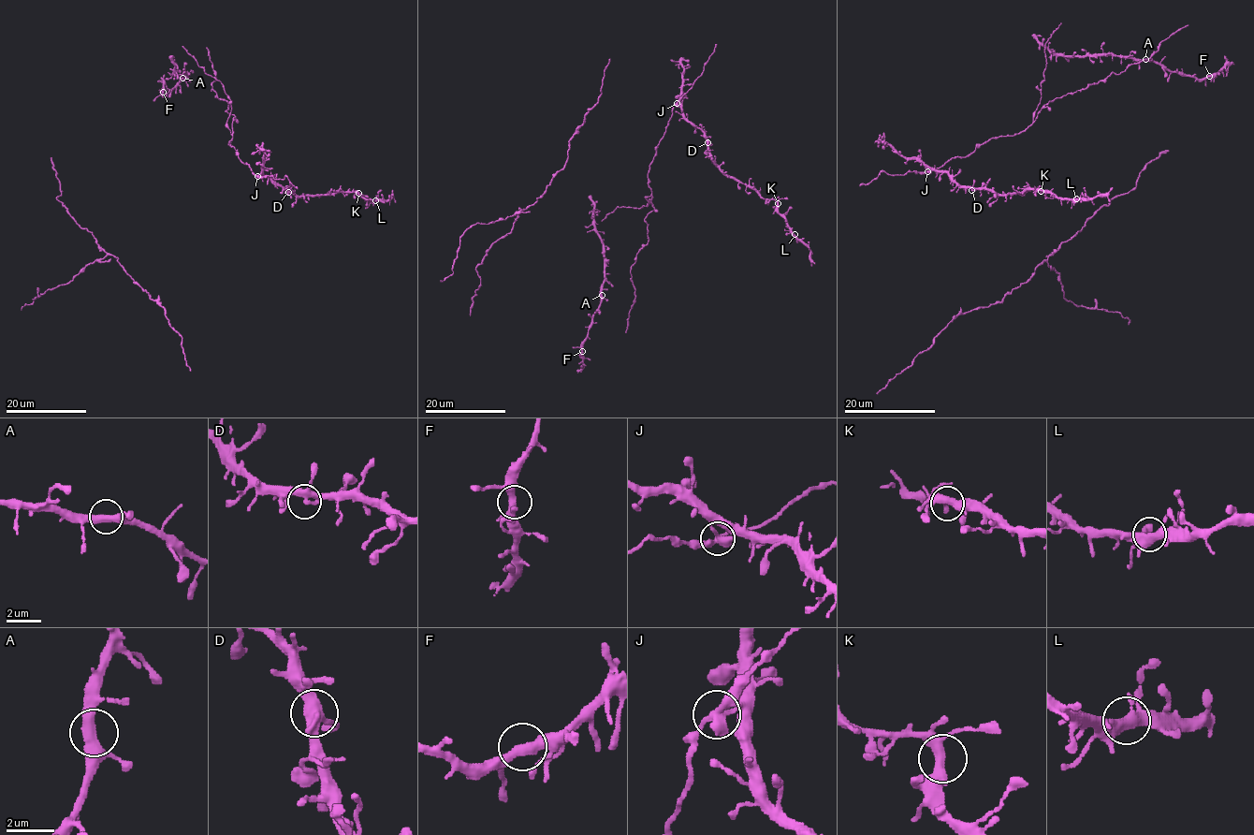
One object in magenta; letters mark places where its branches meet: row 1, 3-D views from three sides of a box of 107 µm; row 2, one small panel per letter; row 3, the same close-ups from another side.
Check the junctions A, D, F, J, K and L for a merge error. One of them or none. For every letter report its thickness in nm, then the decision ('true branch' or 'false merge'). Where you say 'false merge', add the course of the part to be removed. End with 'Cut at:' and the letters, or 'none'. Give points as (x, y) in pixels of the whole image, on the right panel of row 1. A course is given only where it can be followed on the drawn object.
A: 400 nm | true branch
D: 360 nm | true branch
F: 360 nm | true branch
J: 360 nm | true branch
K: 360 nm | true branch
L: 380 nm | true branch
Cut at: none

